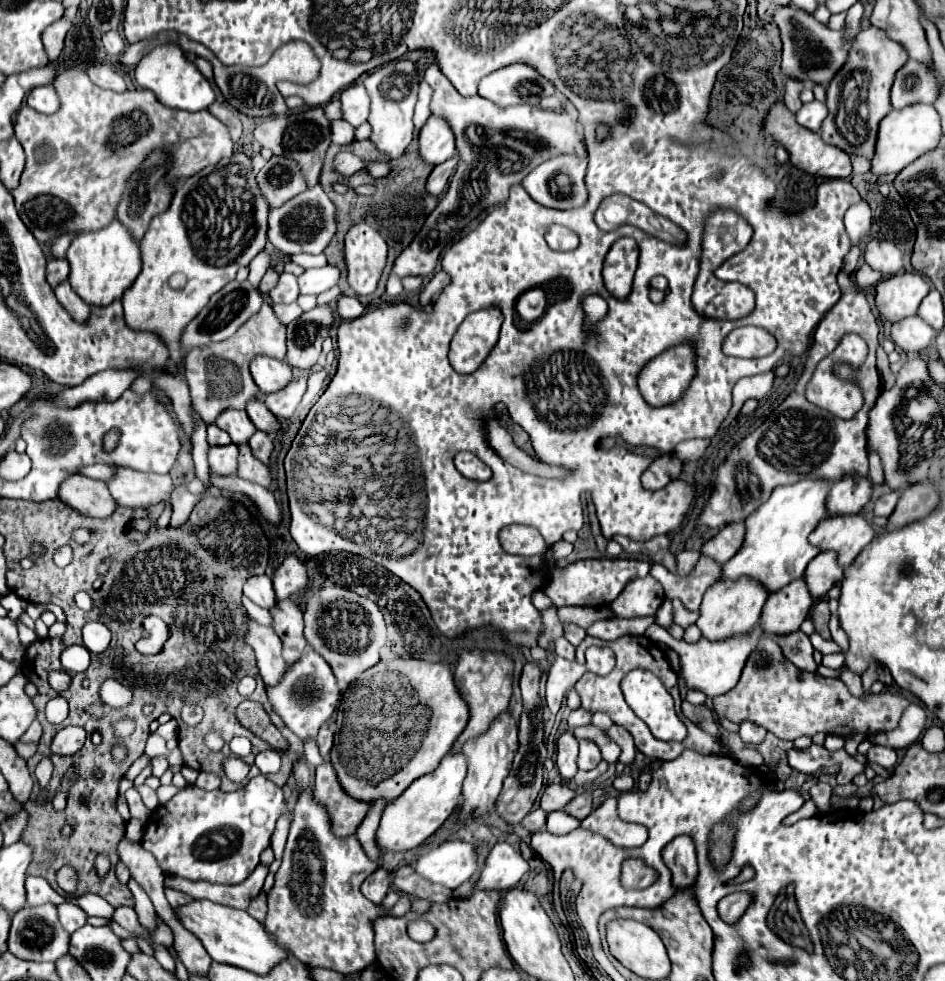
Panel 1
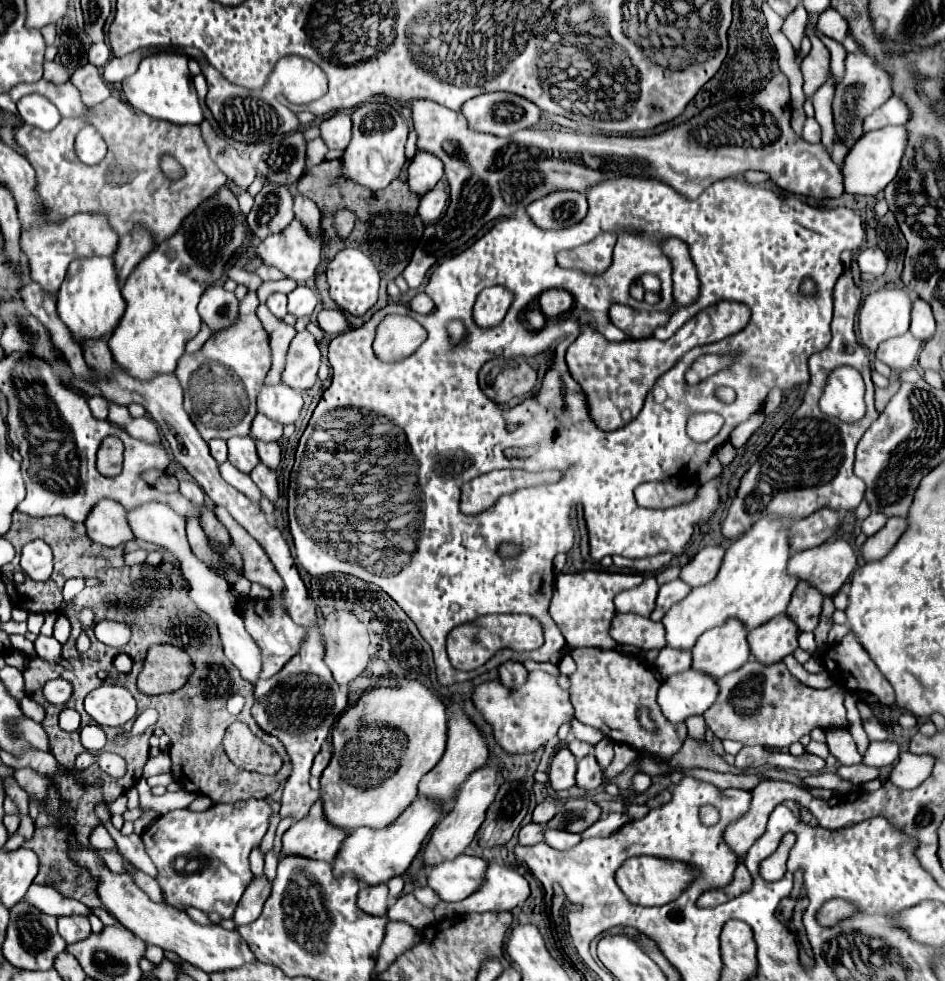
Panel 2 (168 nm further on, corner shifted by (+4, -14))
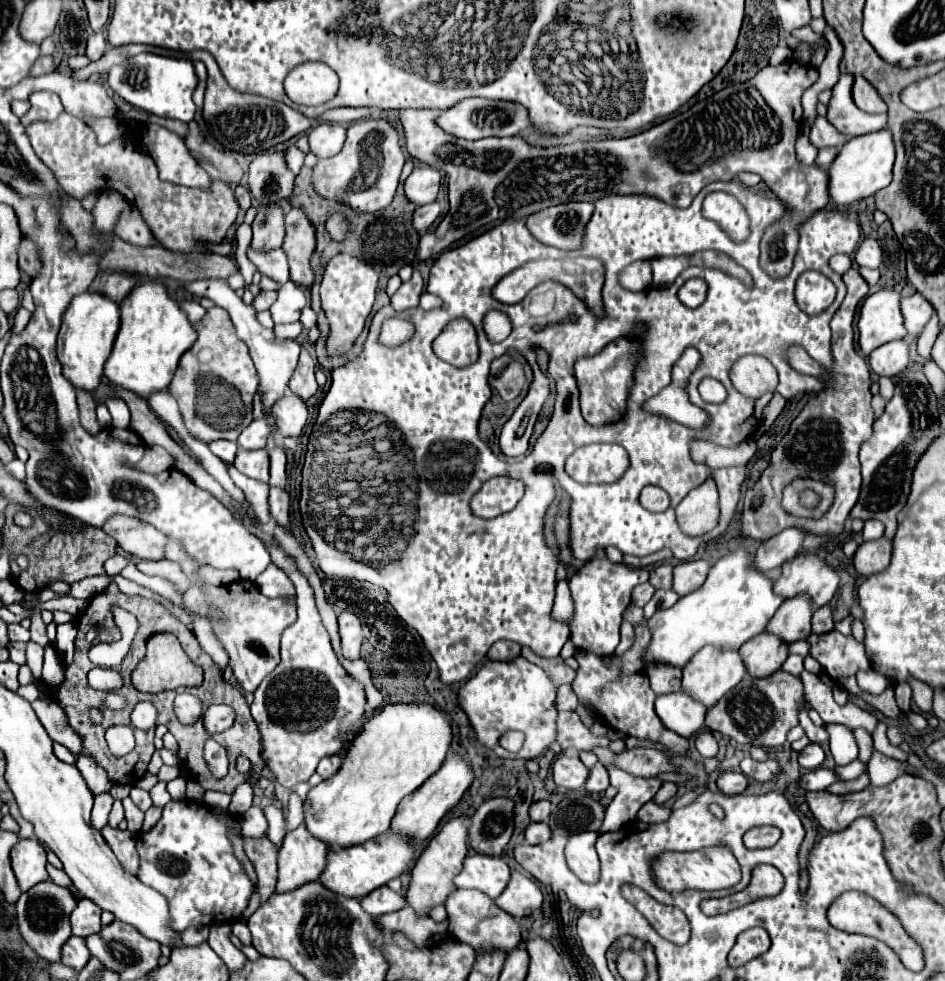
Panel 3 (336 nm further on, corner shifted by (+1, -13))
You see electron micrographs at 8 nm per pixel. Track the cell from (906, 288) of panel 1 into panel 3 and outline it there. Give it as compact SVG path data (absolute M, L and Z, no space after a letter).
M878 290L874 294L868 294L860 306L860 318L858 318L860 350L868 356L874 348L890 340L902 340L904 336L906 336L906 328L904 328L904 318L900 312L900 294L896 290Z

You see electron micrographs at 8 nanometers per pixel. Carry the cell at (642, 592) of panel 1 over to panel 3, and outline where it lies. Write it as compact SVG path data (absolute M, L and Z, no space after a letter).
M646 582L646 584L640 584L640 586L636 586L634 592L632 592L632 602L642 608L642 606L652 598L652 594L654 594L654 588L652 588L648 582Z

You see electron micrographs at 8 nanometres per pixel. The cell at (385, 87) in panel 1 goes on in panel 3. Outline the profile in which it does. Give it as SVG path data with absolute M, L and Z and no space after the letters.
M358 120L348 126L342 150L312 168L312 186L326 200L336 200L358 214L372 214L392 202L404 160L398 132L388 120Z

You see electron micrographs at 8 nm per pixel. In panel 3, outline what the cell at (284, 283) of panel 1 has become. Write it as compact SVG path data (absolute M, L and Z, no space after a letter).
M272 290L272 292L260 292L256 298L254 298L254 302L252 302L252 306L258 310L258 312L262 312L262 310L268 310L272 304L274 304L274 300L276 300L276 292Z

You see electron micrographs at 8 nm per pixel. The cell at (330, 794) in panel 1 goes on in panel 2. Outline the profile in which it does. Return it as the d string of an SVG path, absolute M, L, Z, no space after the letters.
M319 799L299 823L287 829L283 835L283 853L295 853L309 859L323 859L333 863L345 837L345 829L335 827L325 819Z

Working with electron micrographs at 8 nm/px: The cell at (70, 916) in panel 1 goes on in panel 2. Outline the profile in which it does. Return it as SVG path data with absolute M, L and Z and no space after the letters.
M59 917L59 935L67 945L87 939L91 935L91 925L87 917Z

